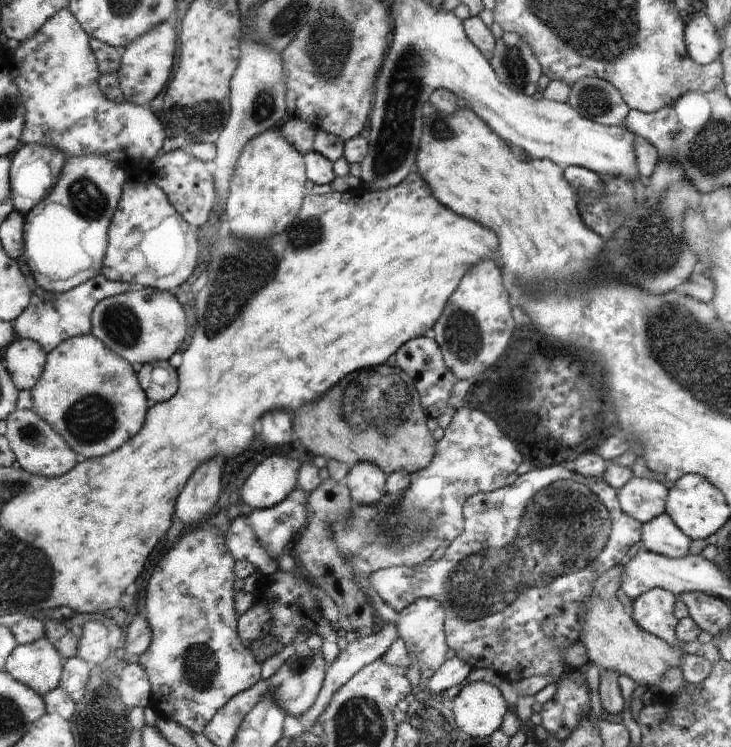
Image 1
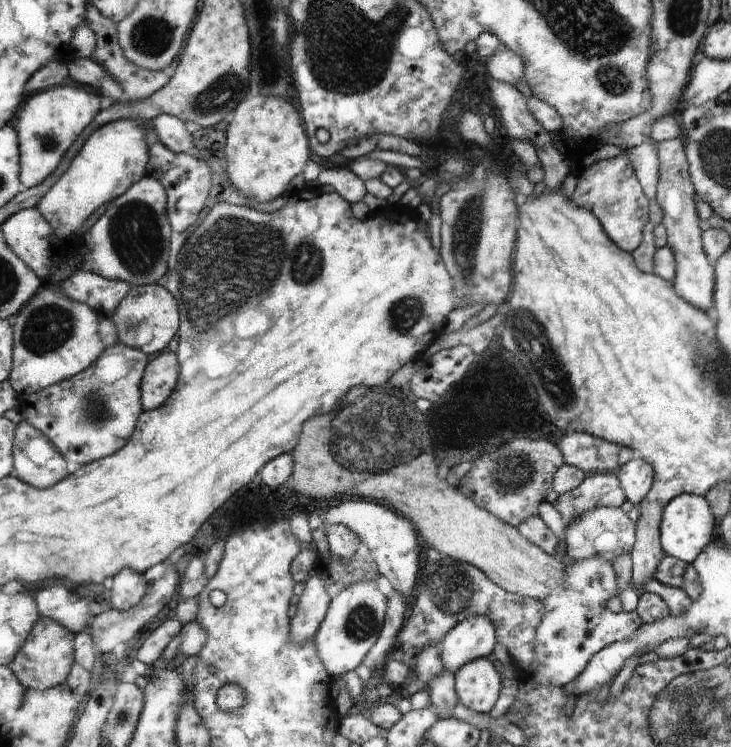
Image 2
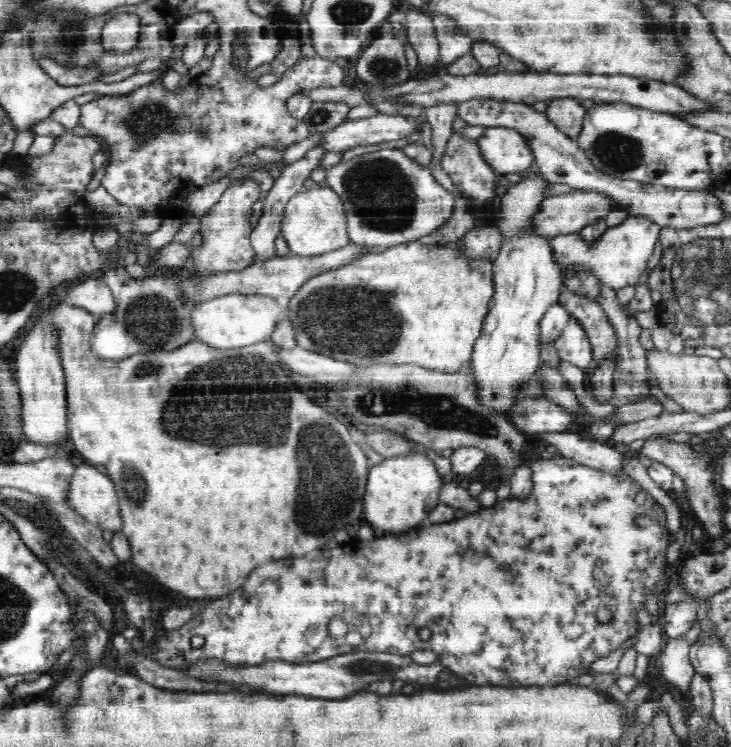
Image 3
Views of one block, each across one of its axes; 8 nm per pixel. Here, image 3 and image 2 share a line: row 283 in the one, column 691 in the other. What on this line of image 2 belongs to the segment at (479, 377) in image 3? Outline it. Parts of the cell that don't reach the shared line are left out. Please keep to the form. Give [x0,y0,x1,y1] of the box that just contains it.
[661,493,715,564]

